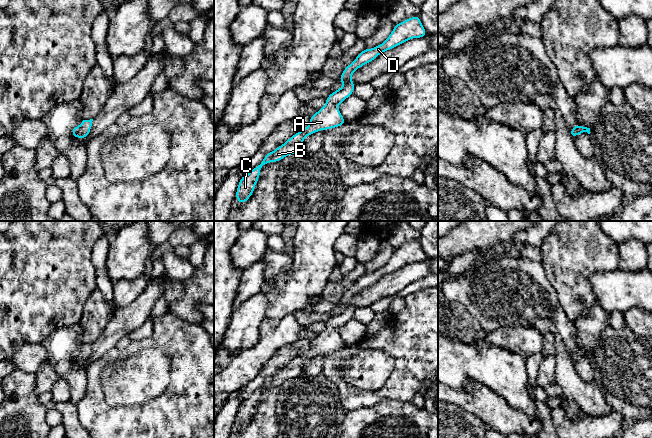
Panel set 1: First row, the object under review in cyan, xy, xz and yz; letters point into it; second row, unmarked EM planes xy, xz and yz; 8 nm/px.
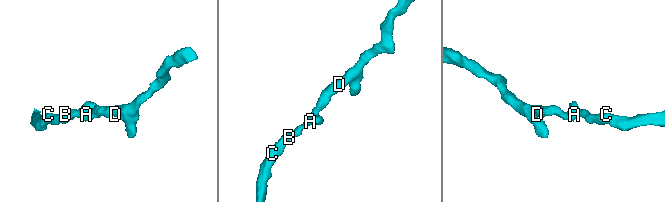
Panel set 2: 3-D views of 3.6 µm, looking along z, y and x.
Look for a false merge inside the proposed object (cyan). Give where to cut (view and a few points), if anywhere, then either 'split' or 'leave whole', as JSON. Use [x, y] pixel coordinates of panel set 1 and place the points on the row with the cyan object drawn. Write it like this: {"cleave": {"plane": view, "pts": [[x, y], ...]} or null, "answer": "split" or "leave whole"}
{"cleave": null, "answer": "leave whole"}

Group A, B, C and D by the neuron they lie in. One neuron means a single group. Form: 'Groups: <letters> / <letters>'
Groups: A B C D

